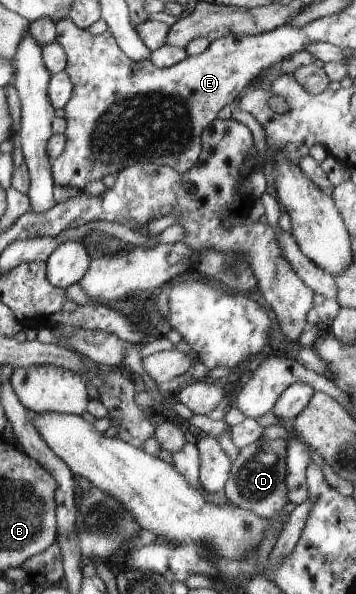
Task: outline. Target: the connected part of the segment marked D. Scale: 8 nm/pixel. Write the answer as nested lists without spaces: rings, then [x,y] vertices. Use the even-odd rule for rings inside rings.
[[[283,438],[274,440],[257,440],[239,450],[232,463],[229,479],[225,482],[223,494],[231,504],[251,510],[262,518],[272,518],[281,512],[290,502],[286,486],[286,441]]]

